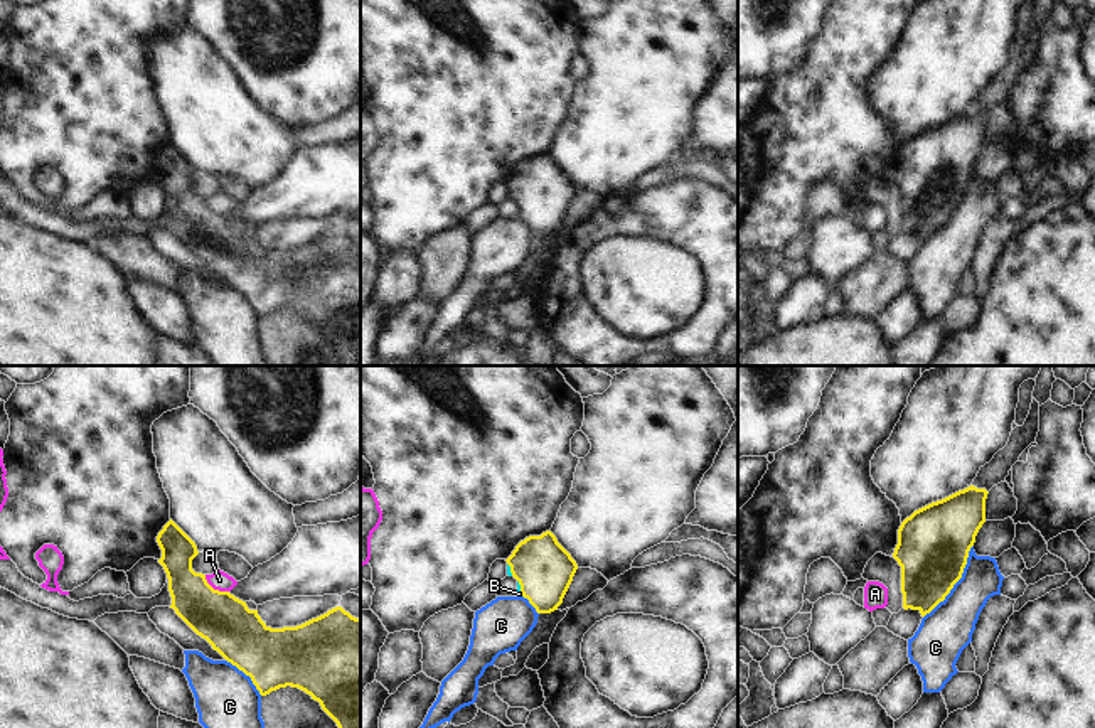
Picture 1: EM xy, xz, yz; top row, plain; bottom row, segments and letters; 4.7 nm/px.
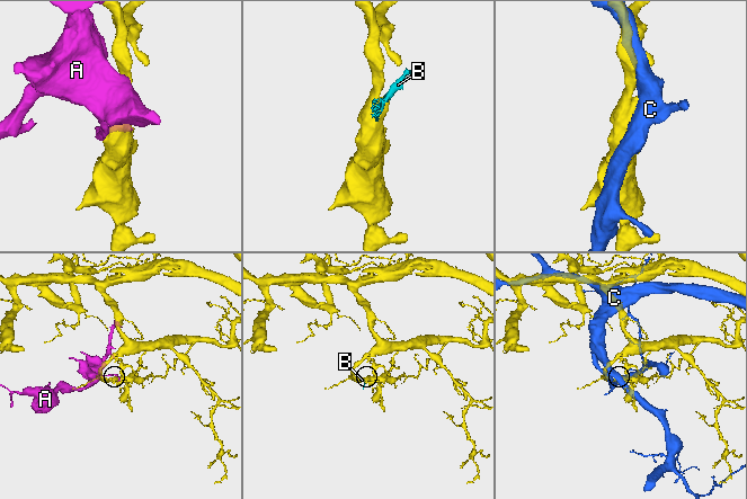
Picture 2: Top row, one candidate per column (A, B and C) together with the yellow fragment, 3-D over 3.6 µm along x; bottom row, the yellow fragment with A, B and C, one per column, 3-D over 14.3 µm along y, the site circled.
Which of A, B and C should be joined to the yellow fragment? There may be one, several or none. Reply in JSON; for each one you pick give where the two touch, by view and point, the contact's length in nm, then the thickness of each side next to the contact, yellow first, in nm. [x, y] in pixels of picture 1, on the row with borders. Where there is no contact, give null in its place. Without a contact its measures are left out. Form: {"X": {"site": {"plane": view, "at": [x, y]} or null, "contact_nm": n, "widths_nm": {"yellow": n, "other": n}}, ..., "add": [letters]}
{"B": {"site": {"plane": "xz", "at": [521, 588]}, "contact_nm": 80, "widths_nm": {"yellow": 280, "other": 20}}, "add": ["B"]}

